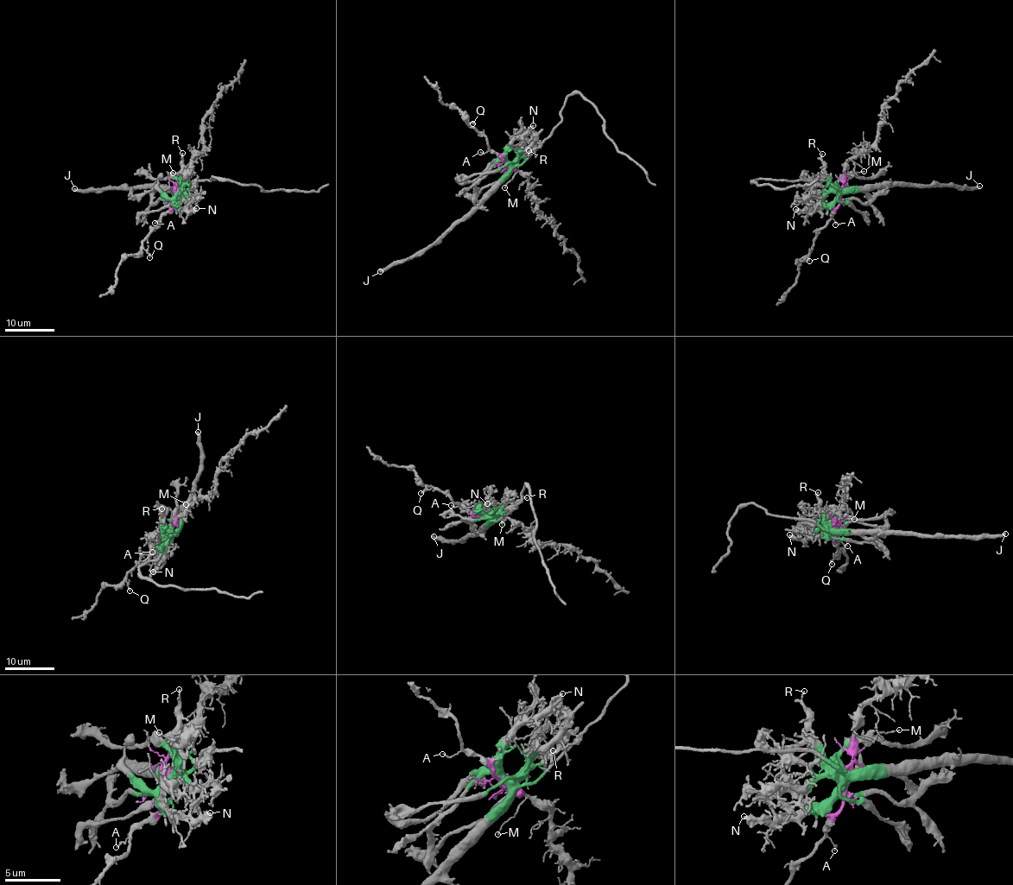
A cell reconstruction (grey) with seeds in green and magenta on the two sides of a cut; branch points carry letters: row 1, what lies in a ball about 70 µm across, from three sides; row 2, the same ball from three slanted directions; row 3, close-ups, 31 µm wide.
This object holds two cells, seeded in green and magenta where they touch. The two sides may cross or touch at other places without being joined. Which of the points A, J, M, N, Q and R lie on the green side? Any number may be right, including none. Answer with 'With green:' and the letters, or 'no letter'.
With green: J, N, R

